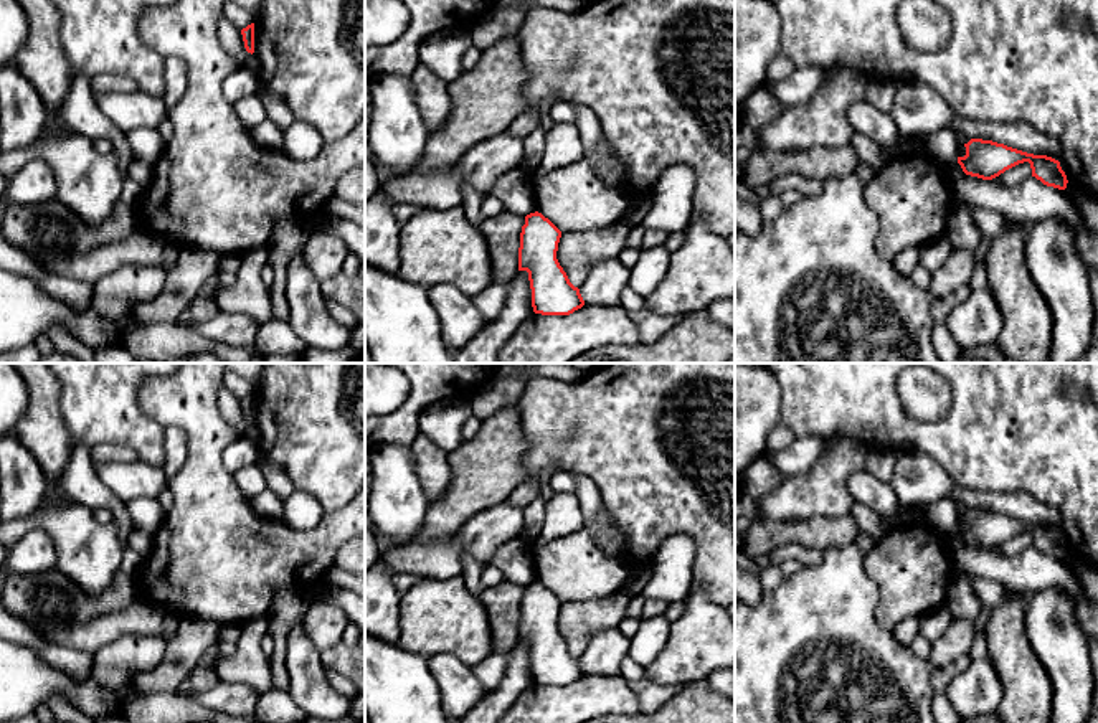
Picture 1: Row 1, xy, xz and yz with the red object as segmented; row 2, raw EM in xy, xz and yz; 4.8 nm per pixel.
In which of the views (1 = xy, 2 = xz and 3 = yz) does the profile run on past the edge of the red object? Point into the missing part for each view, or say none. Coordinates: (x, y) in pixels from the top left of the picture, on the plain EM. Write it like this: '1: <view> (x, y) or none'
1: none
2: none
3: none

